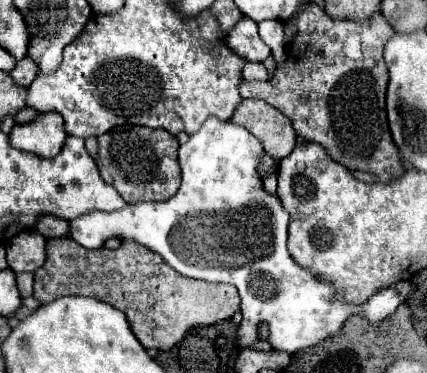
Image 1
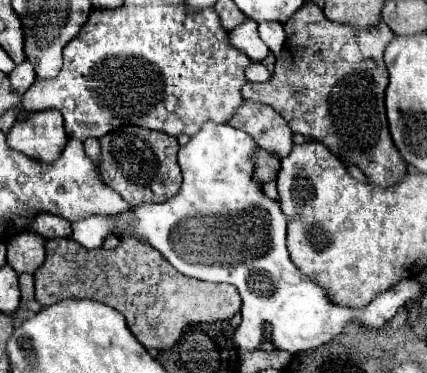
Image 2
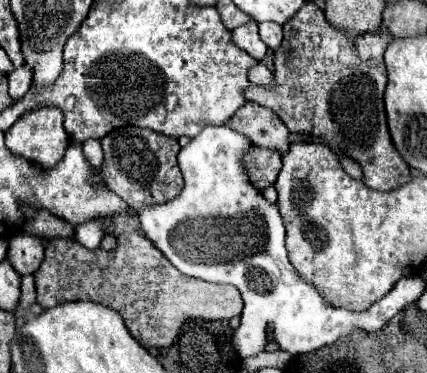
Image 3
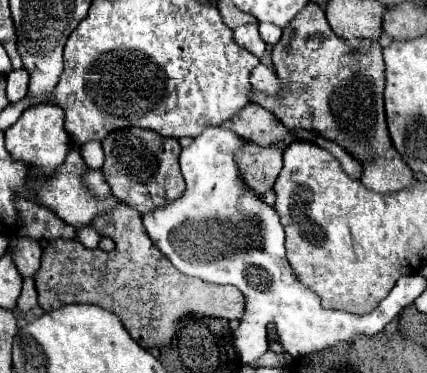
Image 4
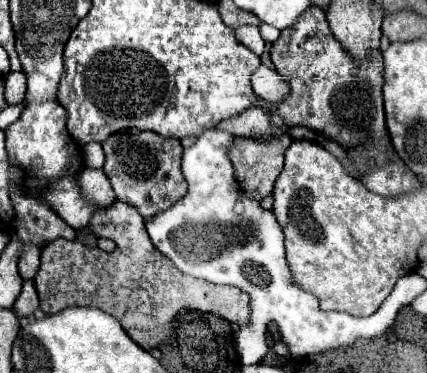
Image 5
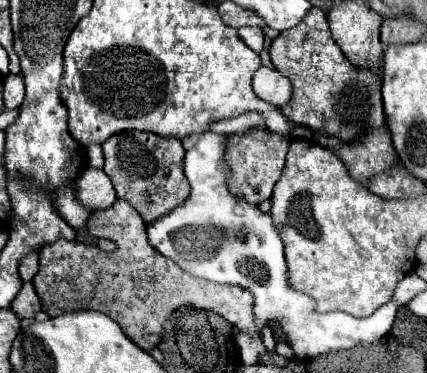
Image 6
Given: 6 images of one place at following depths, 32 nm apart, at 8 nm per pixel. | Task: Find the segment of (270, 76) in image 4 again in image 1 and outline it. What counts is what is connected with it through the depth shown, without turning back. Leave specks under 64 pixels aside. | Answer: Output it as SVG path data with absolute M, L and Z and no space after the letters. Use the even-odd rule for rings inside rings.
M248 62L242 74L244 74L244 80L268 80L268 70L264 68L264 64L258 64L258 62Z

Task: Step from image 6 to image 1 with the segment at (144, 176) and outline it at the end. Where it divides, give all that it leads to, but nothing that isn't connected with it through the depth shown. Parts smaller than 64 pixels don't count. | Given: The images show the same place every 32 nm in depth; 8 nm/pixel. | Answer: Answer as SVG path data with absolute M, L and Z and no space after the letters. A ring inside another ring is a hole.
M124 124L112 128L110 132L98 136L100 150L96 154L96 164L100 176L106 184L114 186L114 190L128 202L162 202L168 200L180 188L180 166L178 166L178 140L164 132L152 130L144 126Z

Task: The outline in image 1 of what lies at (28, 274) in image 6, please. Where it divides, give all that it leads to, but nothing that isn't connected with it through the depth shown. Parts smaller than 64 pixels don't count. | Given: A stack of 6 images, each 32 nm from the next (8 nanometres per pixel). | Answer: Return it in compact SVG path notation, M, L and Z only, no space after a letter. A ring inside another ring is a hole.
M36 230L16 234L8 242L8 266L14 272L36 272L44 264L46 238Z

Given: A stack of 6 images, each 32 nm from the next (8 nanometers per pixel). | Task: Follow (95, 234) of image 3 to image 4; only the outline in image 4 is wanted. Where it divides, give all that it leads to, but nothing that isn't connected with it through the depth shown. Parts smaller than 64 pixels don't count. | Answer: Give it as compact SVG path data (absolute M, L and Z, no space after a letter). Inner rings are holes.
M88 224L88 226L84 226L84 228L78 230L78 240L80 240L84 246L88 246L88 248L96 248L100 236L98 236L98 232L94 232L94 228Z

